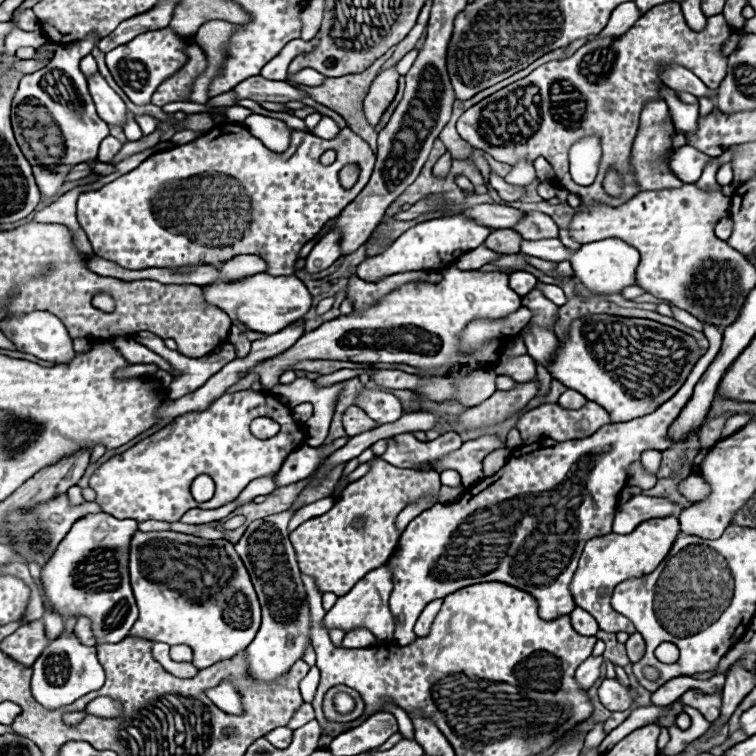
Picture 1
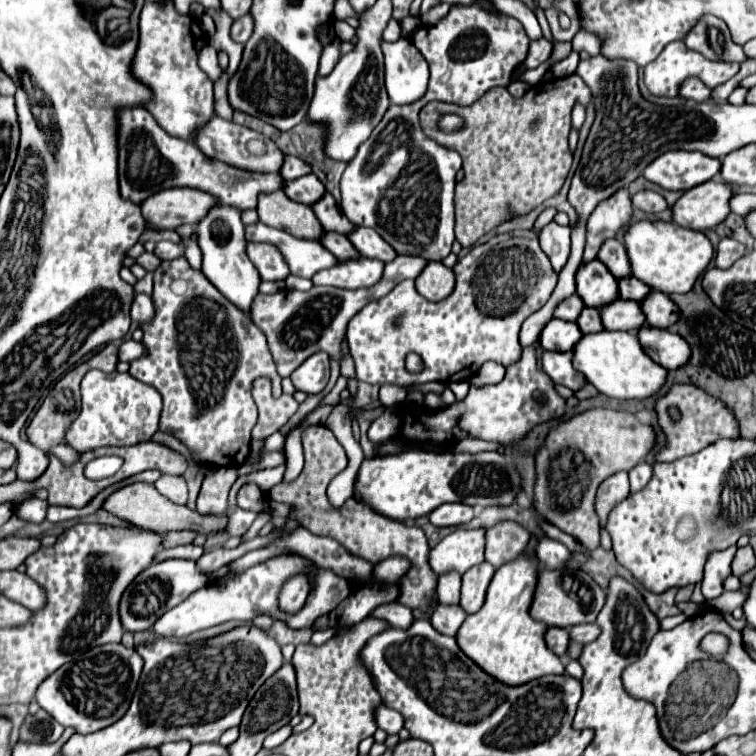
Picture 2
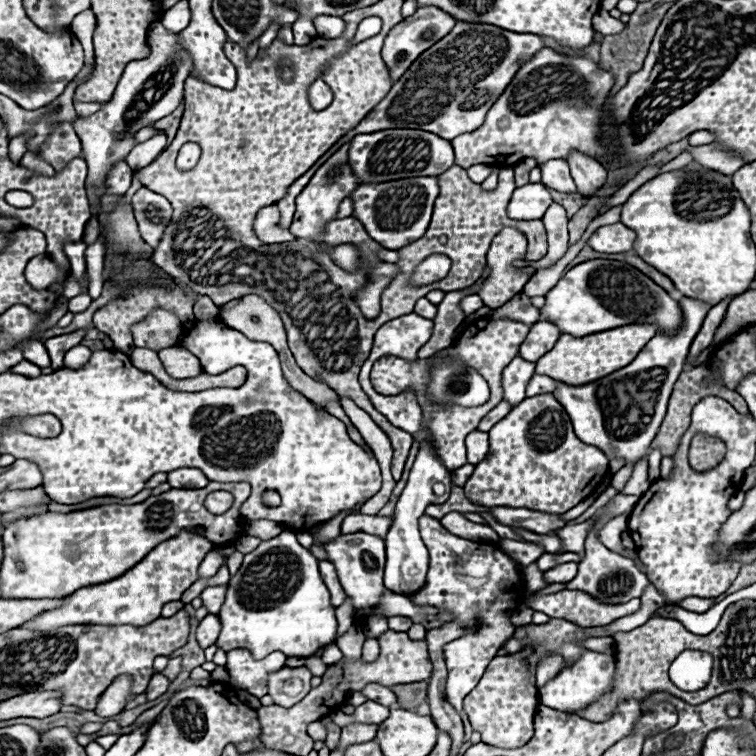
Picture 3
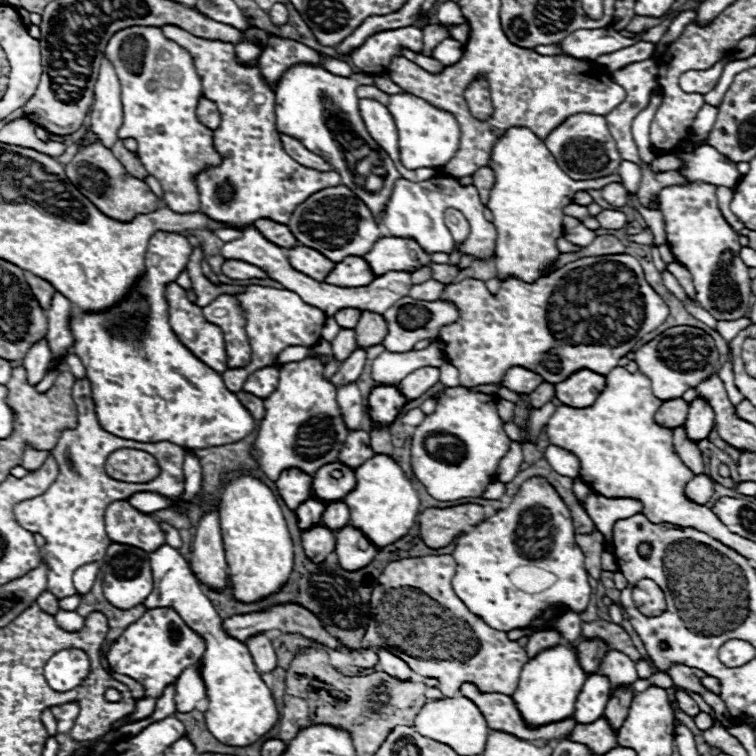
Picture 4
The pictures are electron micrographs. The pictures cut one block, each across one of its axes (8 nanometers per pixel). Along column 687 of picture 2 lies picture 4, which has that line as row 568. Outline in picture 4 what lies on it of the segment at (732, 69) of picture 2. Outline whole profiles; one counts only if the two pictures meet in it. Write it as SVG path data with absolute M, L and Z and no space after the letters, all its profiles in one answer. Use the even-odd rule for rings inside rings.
M76 380L72 396L78 408L78 428L72 430L74 436L62 436L58 440L58 448L50 452L58 460L60 474L42 496L28 500L28 532L40 534L46 540L46 544L42 546L42 560L48 568L46 590L52 592L58 600L78 594L72 584L72 576L80 566L98 562L106 556L106 548L112 544L106 536L104 524L104 512L108 504L112 504L114 500L128 500L134 492L158 492L160 496L166 496L170 500L178 500L178 496L184 492L184 450L180 446L168 442L124 440L106 432L96 418L88 380ZM118 448L134 448L156 456L162 470L160 476L146 484L126 484L110 478L104 470L104 462L106 456L110 456L110 452Z

